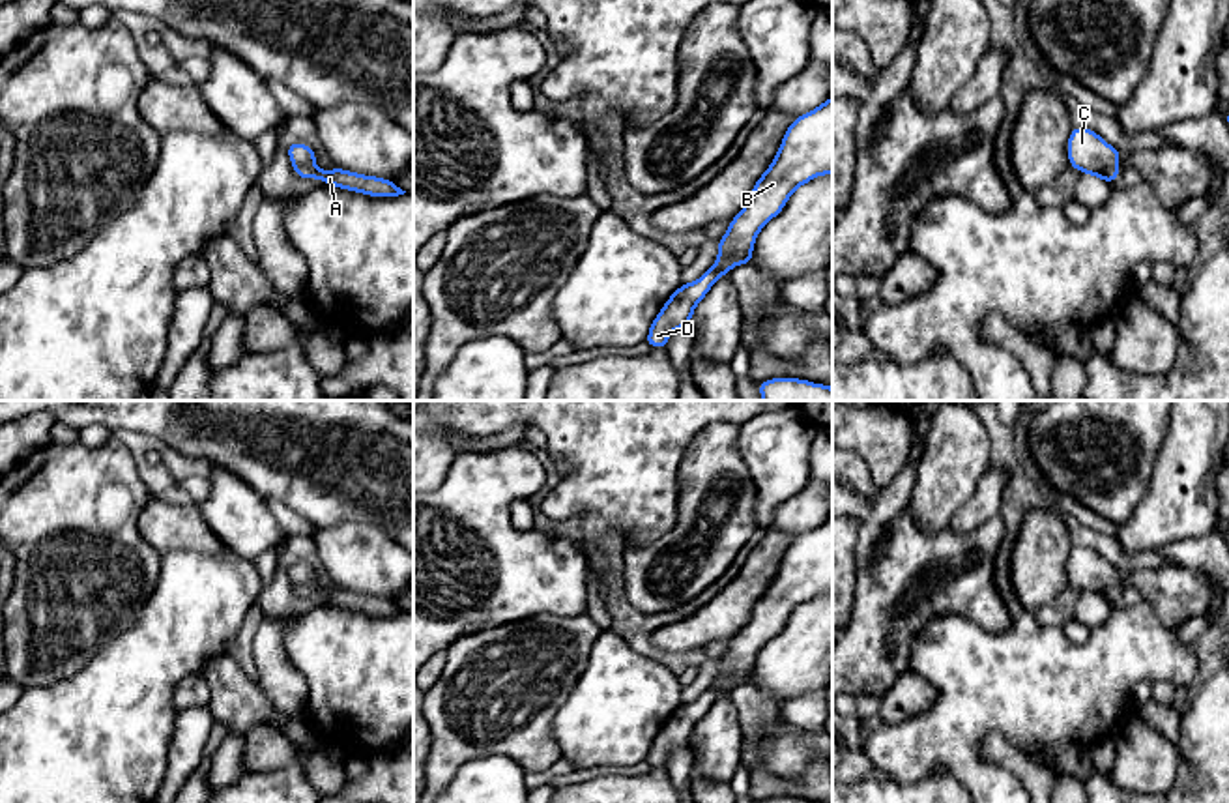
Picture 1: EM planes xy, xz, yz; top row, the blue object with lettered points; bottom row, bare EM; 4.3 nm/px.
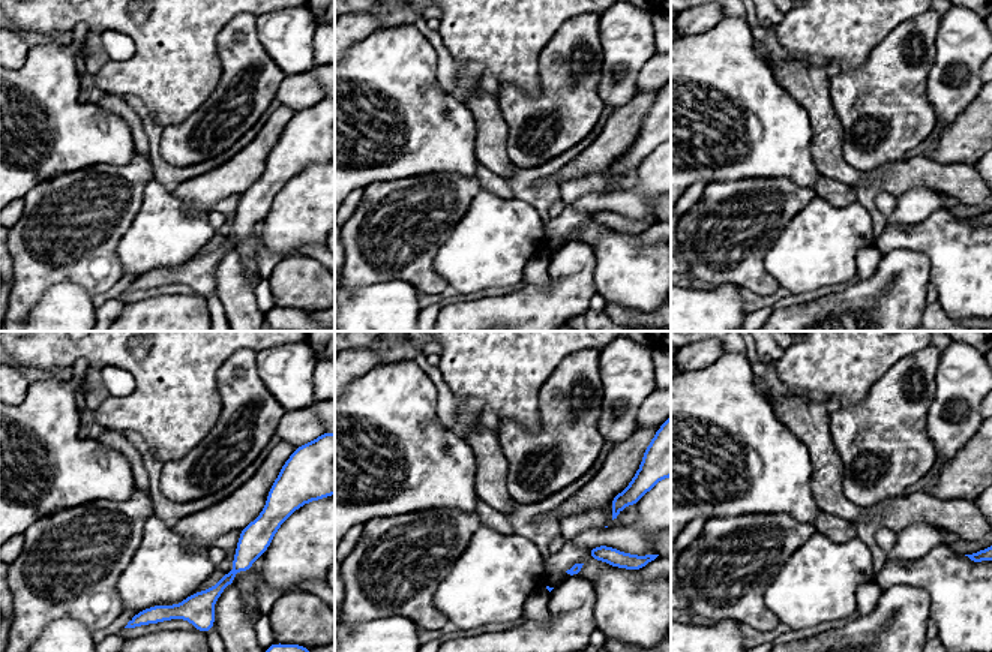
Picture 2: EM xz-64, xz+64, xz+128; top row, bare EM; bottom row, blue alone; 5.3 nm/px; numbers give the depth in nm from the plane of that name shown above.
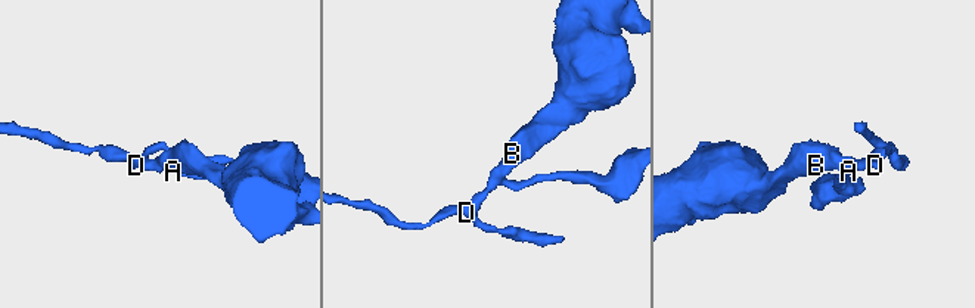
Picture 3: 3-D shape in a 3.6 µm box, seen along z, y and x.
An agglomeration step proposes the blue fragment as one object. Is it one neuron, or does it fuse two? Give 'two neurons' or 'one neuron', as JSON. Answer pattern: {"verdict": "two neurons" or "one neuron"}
{"verdict": "two neurons"}

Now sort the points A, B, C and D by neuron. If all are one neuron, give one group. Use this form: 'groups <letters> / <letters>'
groups A D / B C

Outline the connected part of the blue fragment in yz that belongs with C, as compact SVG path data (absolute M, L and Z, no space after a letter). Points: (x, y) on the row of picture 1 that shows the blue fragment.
M1072 127L1066 148L1068 165L1077 168L1081 174L1100 178L1104 168L1121 163L1121 152L1087 127Z

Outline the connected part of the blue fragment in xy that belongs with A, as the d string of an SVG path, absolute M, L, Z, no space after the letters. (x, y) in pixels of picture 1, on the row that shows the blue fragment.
M294 165L294 172L297 178L303 178L303 180L320 178L324 185L335 185L335 187L348 189L354 193L363 193L369 197L398 197L406 193L400 187L397 187L393 180L365 176L339 167L333 170L322 170L316 167Z

